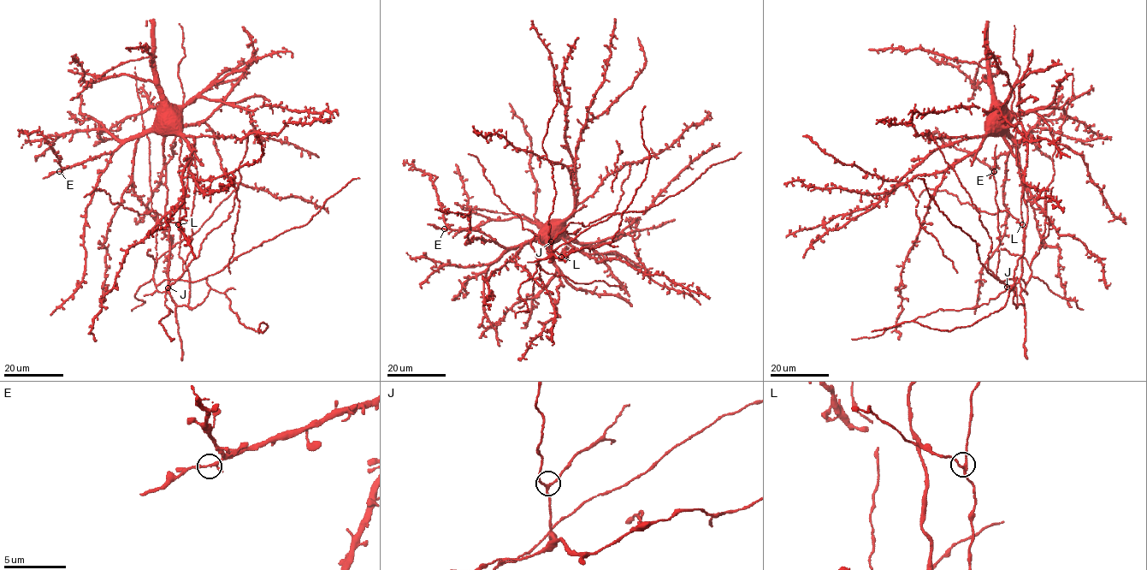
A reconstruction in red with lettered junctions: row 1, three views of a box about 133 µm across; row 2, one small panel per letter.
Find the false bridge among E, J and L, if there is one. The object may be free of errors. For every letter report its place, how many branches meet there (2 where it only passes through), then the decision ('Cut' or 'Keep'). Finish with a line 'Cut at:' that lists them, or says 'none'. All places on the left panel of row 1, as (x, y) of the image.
E: Place: (59, 171). Branches: 3. Keep
J: Place: (168, 287). Branches: 3. Keep
L: Place: (178, 224). Branches: 3. Keep
Cut at: none

